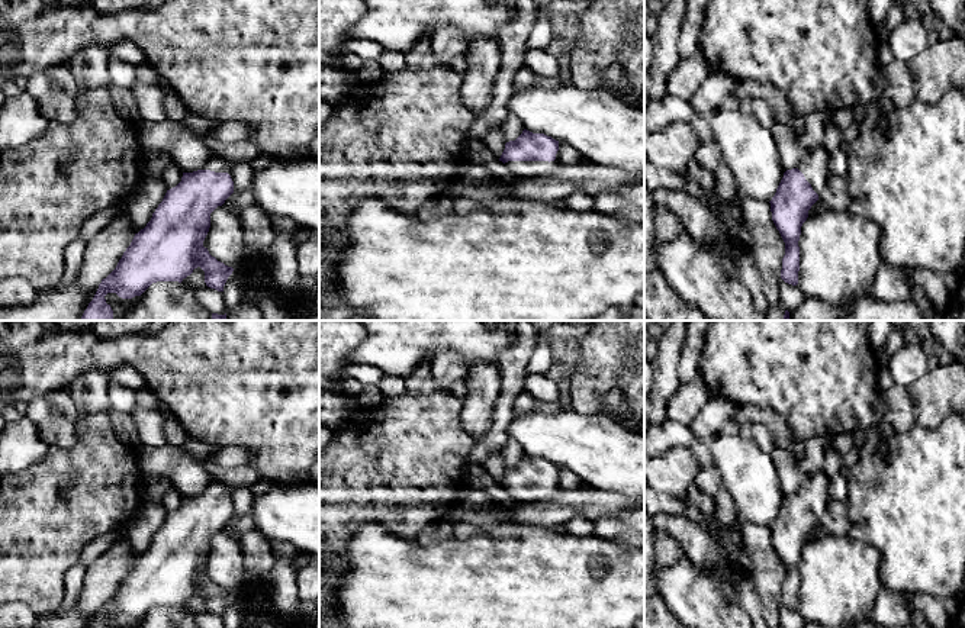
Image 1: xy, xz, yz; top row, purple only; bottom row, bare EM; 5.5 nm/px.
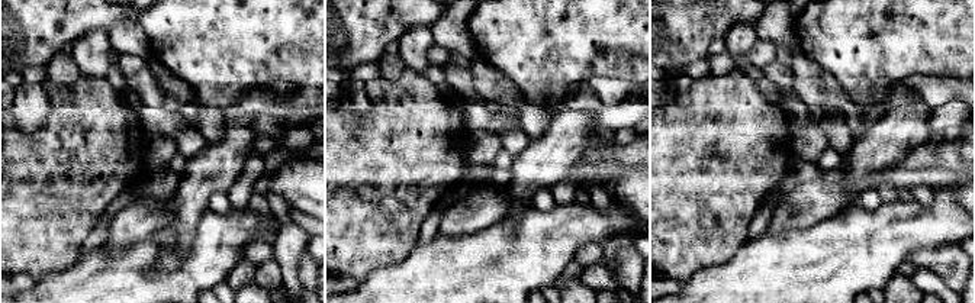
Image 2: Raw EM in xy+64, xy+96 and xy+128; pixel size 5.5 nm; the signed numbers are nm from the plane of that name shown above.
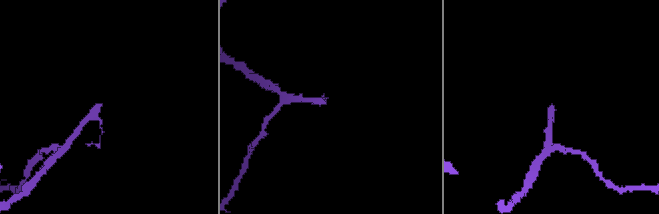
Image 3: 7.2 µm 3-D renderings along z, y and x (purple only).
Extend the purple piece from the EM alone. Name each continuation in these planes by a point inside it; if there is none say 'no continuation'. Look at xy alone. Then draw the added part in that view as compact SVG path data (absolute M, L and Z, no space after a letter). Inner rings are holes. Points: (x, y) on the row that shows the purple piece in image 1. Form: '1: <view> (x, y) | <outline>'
1: xy (216, 163) | M212 154L208 162L200 170L210 170L215 173L231 173L232 162L221 155Z

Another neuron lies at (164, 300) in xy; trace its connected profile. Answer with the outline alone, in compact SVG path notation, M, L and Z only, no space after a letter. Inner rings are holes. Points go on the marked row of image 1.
M178 281L152 283L123 321L212 321L194 293Z

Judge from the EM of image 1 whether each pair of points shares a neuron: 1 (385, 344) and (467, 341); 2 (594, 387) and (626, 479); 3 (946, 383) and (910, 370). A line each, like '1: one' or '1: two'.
1: one
2: two
3: two

